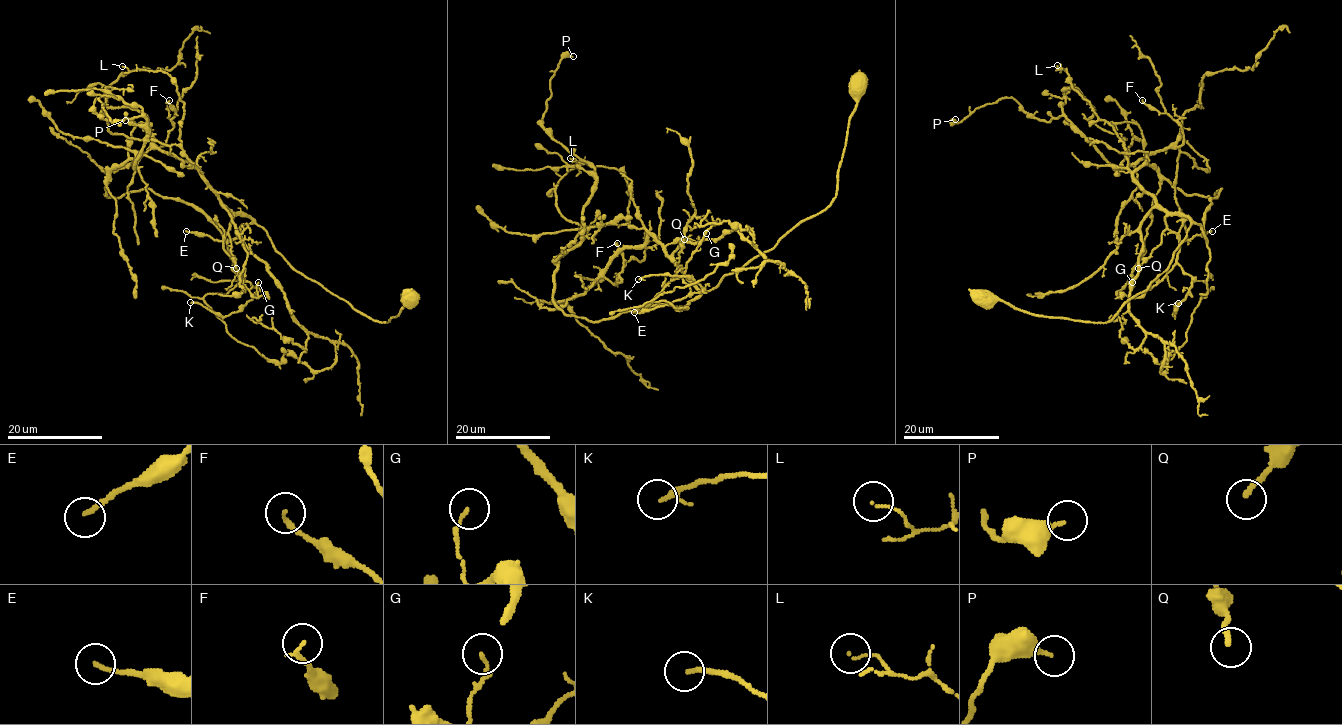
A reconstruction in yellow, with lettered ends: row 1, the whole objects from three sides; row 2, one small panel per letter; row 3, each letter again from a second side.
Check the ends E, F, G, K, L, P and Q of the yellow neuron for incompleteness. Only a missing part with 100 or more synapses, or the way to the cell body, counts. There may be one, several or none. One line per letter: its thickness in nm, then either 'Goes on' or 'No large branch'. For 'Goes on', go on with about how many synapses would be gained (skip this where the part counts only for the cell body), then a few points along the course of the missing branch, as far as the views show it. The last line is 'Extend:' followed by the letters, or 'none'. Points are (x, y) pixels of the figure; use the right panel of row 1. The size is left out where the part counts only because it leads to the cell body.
E: Thickness 160 nm. No large branch
F: Thickness 180 nm. No large branch
G: Thickness 100 nm. No large branch
K: Thickness 130 nm. No large branch
L: Thickness 80 nm. No large branch
P: Thickness 240 nm. No large branch
Q: Thickness 200 nm. No large branch
Extend: none

